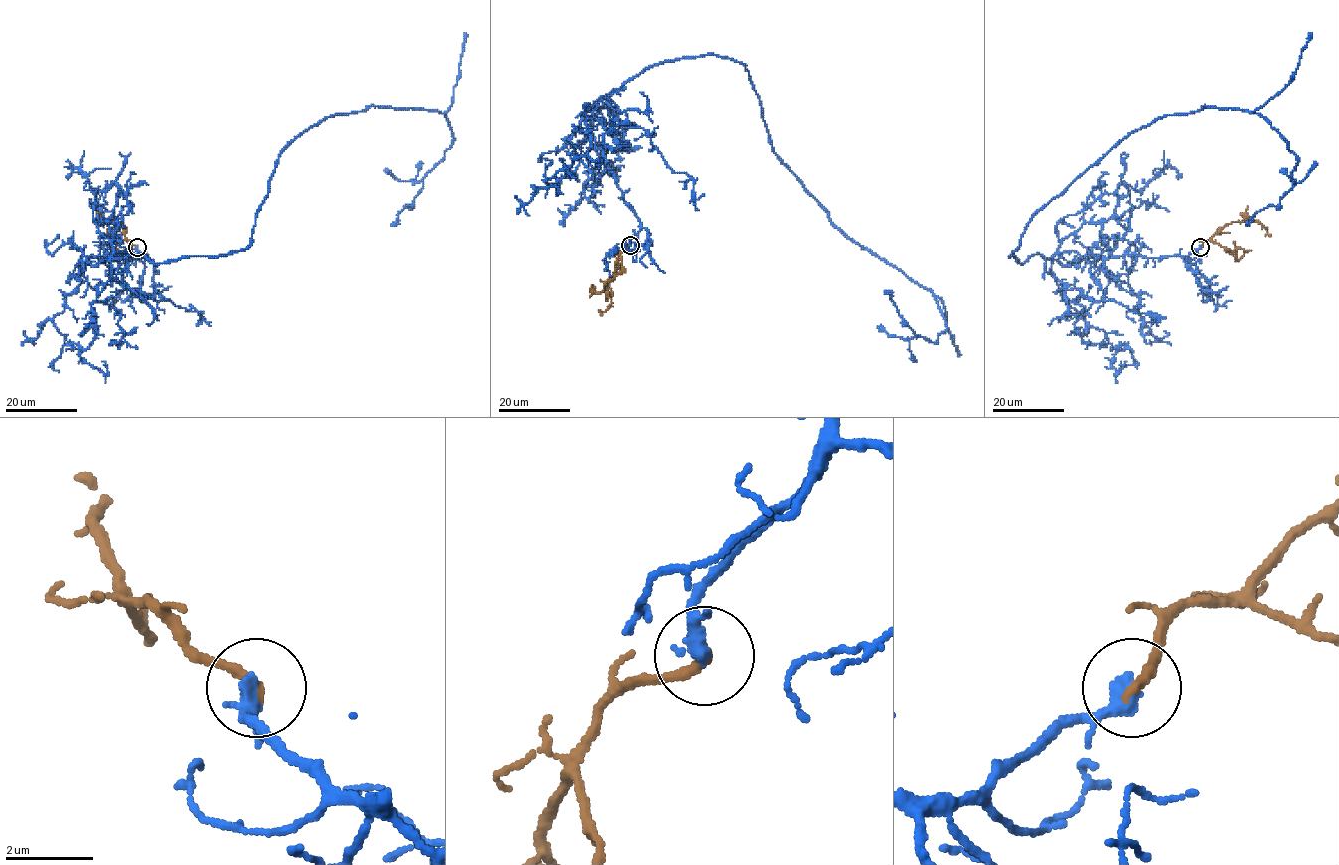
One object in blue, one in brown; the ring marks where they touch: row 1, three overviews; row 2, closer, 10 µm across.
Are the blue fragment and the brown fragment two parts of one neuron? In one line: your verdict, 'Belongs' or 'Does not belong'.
Belongs

